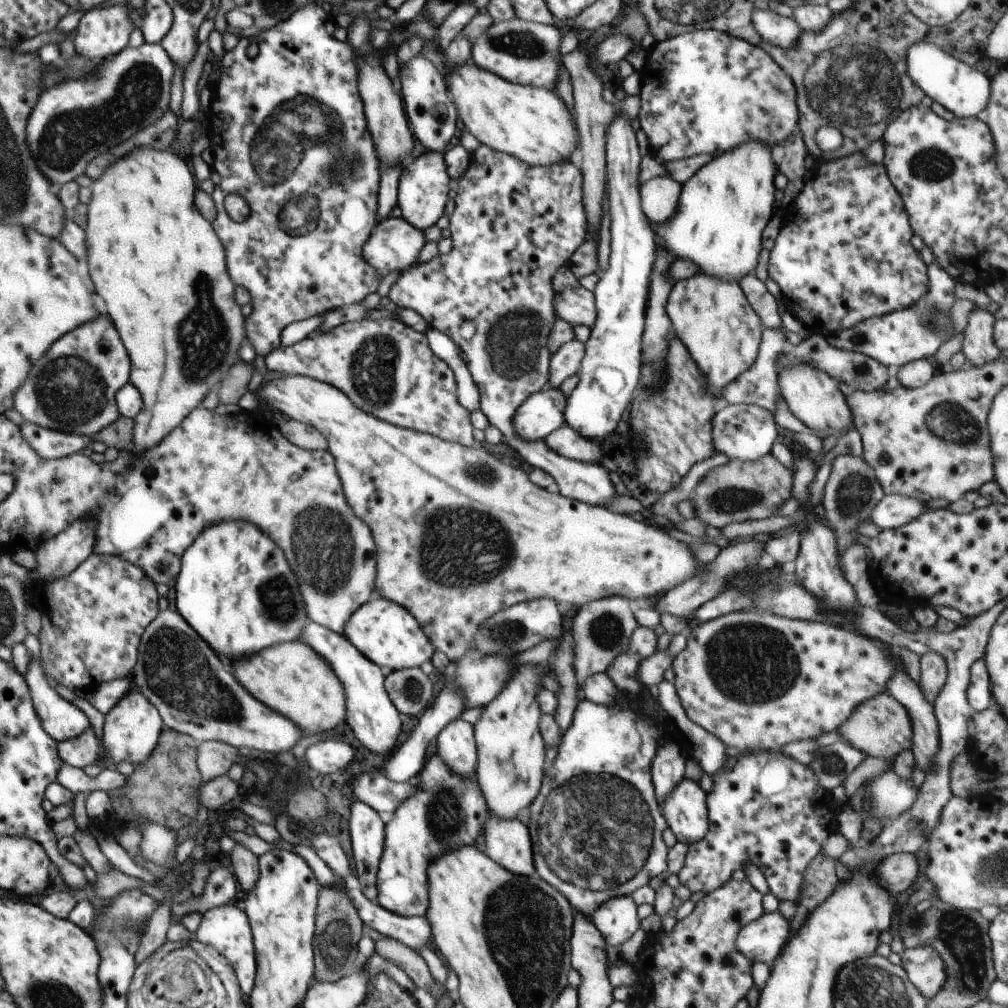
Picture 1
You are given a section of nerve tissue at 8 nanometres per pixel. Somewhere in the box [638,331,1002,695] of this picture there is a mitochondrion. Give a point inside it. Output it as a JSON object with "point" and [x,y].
{"point":[950,422]}

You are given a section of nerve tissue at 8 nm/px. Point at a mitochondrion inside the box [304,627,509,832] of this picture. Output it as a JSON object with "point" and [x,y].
{"point":[410,689]}

